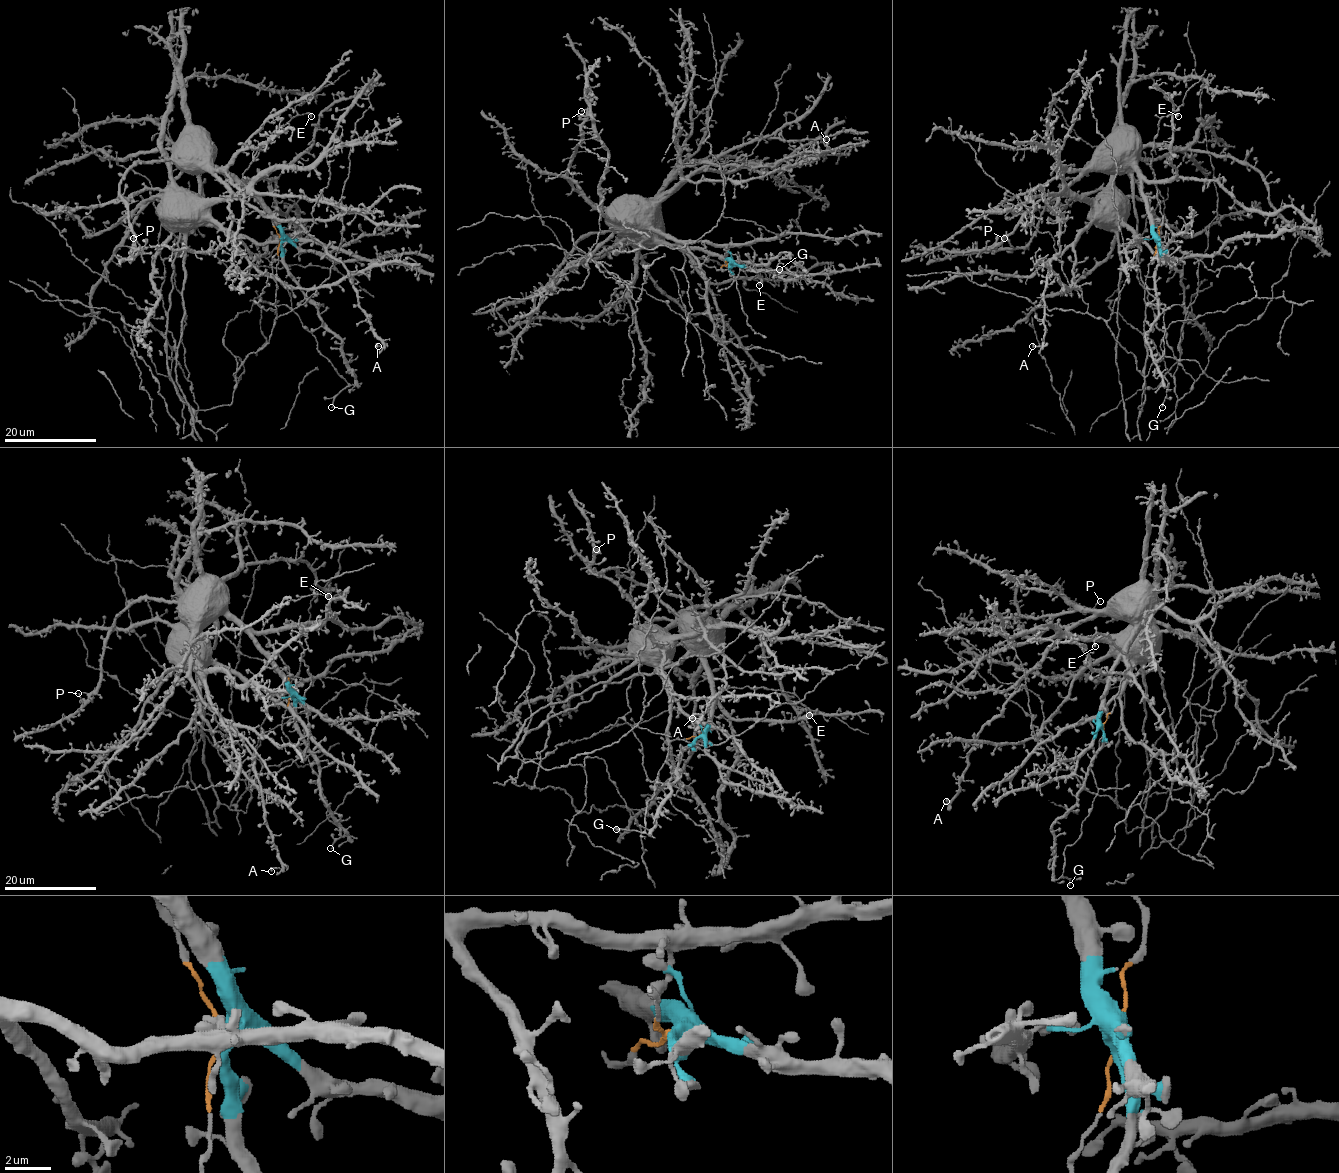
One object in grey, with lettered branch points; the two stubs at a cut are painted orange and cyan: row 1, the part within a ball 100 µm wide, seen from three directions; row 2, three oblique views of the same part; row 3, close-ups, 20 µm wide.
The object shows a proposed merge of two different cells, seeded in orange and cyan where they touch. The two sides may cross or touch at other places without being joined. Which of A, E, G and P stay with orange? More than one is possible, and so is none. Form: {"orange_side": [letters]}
{"orange_side": ["E", "G"]}

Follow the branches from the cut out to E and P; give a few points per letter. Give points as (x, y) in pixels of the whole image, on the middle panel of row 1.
E: (728, 264), (718, 269), (689, 261), (708, 257), (736, 265), (759, 285)
P: (728, 264), (704, 251), (640, 234), (570, 183), (568, 164), (580, 144), (587, 109), (580, 110)

